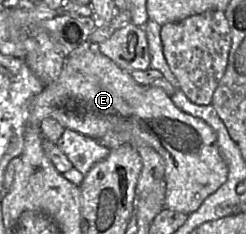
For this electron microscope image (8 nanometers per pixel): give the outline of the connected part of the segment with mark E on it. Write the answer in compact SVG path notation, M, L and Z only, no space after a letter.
M88 40L88 46L87 47L80 47L75 52L73 52L69 57L67 57L65 62L64 62L64 65L63 65L63 68L62 68L62 71L61 71L59 77L53 83L45 86L41 92L39 92L38 94L36 94L32 98L32 100L30 101L29 107L27 108L27 124L38 127L38 125L41 123L42 120L44 120L46 118L52 118L52 119L56 120L60 125L65 127L65 129L70 129L72 131L75 131L75 132L81 133L83 135L89 136L93 139L94 138L101 138L102 136L104 136L105 134L107 134L109 132L129 131L132 135L132 140L136 143L135 145L146 145L146 146L151 147L162 157L162 159L164 161L164 177L163 177L163 179L164 179L165 184L166 184L166 193L165 193L165 201L164 201L165 208L173 210L173 211L177 211L177 212L180 212L180 213L183 213L183 214L186 214L186 215L190 215L191 213L195 212L210 195L212 195L214 192L216 192L227 181L227 178L228 178L228 168L227 168L227 165L226 165L223 157L220 154L216 133L203 120L201 120L199 118L196 118L196 117L193 117L193 116L181 111L180 109L178 109L174 105L174 103L172 102L170 96L168 96L167 93L163 89L161 89L159 87L151 87L149 85L147 85L147 86L139 85L132 78L131 74L122 70L113 60L111 60L107 56L103 55L98 50L98 44L89 45L89 43L90 42Z

